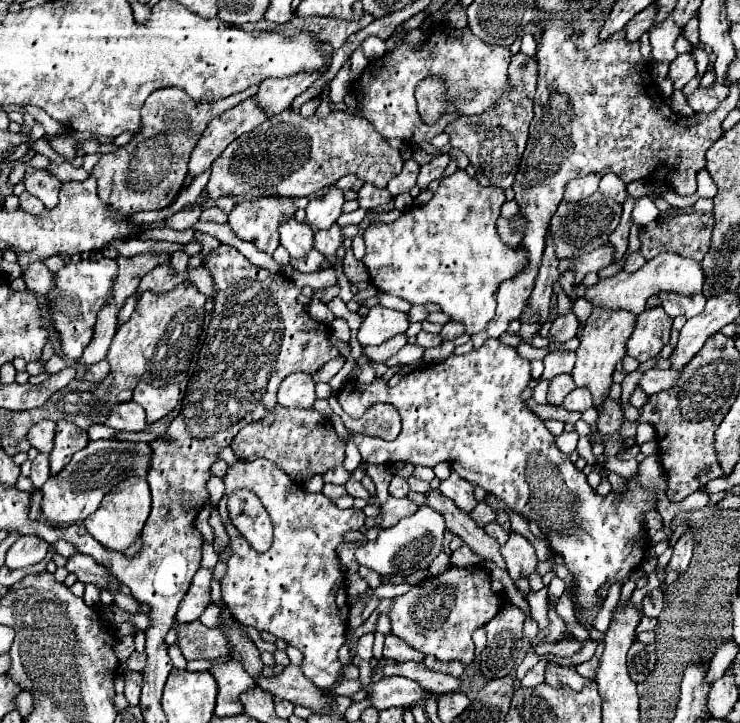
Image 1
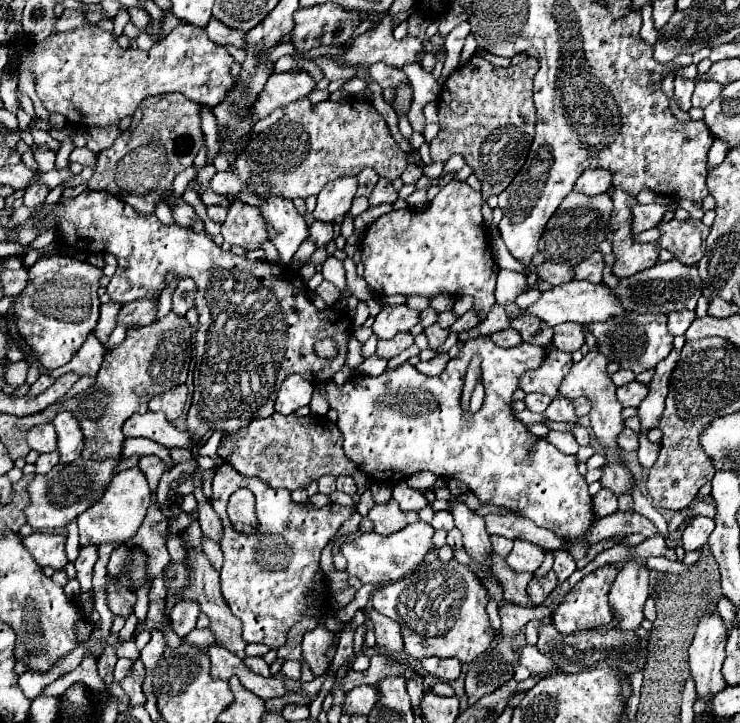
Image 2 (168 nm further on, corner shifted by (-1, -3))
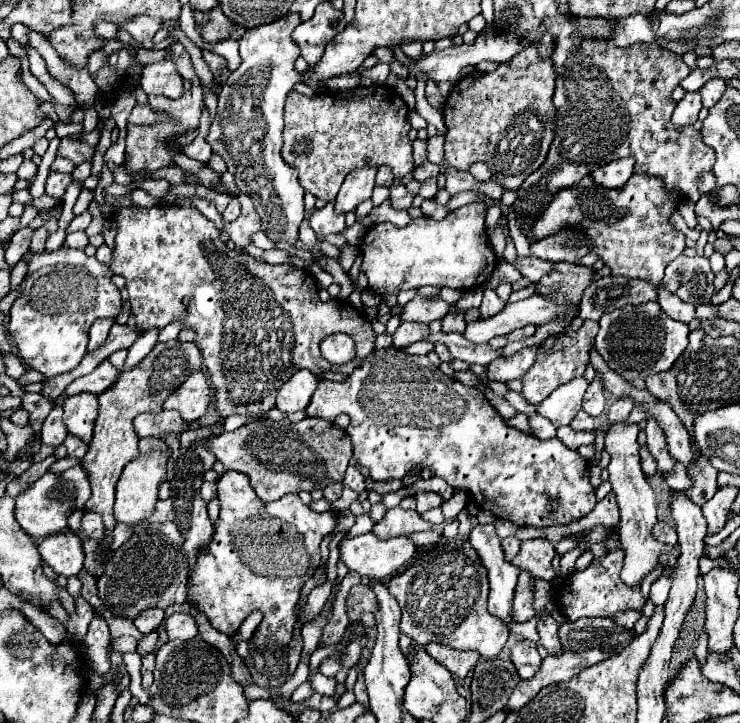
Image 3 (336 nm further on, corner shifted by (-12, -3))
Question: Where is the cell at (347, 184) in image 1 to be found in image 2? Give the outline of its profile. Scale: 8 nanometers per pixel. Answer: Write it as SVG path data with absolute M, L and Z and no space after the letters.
M365 168L361 174L357 174L357 180L359 180L359 188L357 188L357 196L369 196L379 180L377 172L373 172L371 168Z

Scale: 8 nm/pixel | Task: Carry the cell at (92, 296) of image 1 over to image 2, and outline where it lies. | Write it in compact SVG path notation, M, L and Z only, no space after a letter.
M53 254L49 258L39 258L29 268L27 286L13 300L13 322L17 326L19 336L27 342L27 346L31 348L31 352L35 354L35 358L39 360L39 364L43 368L53 370L53 368L67 364L73 358L73 354L77 354L77 350L81 348L85 334L89 334L97 326L97 318L99 318L97 290L99 290L101 276L103 276L101 268L97 268L89 262L81 262L73 256L61 256L61 254Z

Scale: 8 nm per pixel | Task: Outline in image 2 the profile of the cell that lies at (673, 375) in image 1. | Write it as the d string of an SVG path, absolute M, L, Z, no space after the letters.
M631 382L631 384L625 384L617 390L617 400L621 402L621 406L639 406L641 400L645 398L645 390L649 390L649 386L645 384L639 384L639 382Z

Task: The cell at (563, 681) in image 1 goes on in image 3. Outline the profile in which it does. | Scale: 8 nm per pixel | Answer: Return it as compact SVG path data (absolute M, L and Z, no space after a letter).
M522 640L512 648L512 662L520 674L520 678L532 678L536 670L540 668L540 654L536 650L536 644L530 640Z

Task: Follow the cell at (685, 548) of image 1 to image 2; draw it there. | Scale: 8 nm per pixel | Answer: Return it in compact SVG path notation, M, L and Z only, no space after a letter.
M707 516L691 518L689 526L683 532L683 548L685 548L685 552L693 552L693 550L705 546L711 532L713 532L713 520L711 518L707 518Z

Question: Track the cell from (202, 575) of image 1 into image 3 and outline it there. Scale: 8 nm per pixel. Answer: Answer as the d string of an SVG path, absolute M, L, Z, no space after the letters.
M176 612L166 620L166 632L170 640L188 640L198 636L196 630L196 620L192 618L192 614L184 614L184 612Z

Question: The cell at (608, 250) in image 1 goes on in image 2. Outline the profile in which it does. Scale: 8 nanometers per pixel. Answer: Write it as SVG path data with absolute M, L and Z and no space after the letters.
M543 262L541 266L535 268L537 276L553 286L559 286L561 282L569 282L569 268L571 266L565 266L565 264L553 264L553 262Z

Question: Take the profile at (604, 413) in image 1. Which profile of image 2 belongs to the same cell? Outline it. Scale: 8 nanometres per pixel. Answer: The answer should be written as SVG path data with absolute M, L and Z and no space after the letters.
M625 428L623 434L619 436L619 446L621 446L625 452L633 452L633 450L639 448L639 436L637 436L633 430Z

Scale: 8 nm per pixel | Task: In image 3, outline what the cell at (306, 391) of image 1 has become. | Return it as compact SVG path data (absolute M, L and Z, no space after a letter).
M298 370L278 392L276 406L278 410L292 414L298 410L306 410L312 394L316 392L318 378L310 370Z

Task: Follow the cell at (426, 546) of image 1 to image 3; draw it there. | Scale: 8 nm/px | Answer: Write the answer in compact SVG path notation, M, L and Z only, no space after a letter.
M368 532L368 534L356 536L356 538L342 540L340 556L342 556L344 564L350 570L356 570L360 576L368 576L372 582L388 582L390 578L394 578L398 572L402 572L412 562L414 552L416 552L416 544L406 536L380 540L372 532Z

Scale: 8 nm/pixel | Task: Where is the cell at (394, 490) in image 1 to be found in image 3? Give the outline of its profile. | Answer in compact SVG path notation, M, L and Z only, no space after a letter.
M418 492L414 498L416 498L416 512L418 514L424 514L430 508L436 508L442 504L440 494L436 494L436 492Z

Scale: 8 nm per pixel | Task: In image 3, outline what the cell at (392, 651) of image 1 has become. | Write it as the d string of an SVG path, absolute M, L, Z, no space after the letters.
M364 584L352 586L350 592L348 592L348 598L346 598L348 618L352 622L358 622L362 612L372 612L374 614L374 610L376 610L376 594L372 592L372 588L364 586Z

